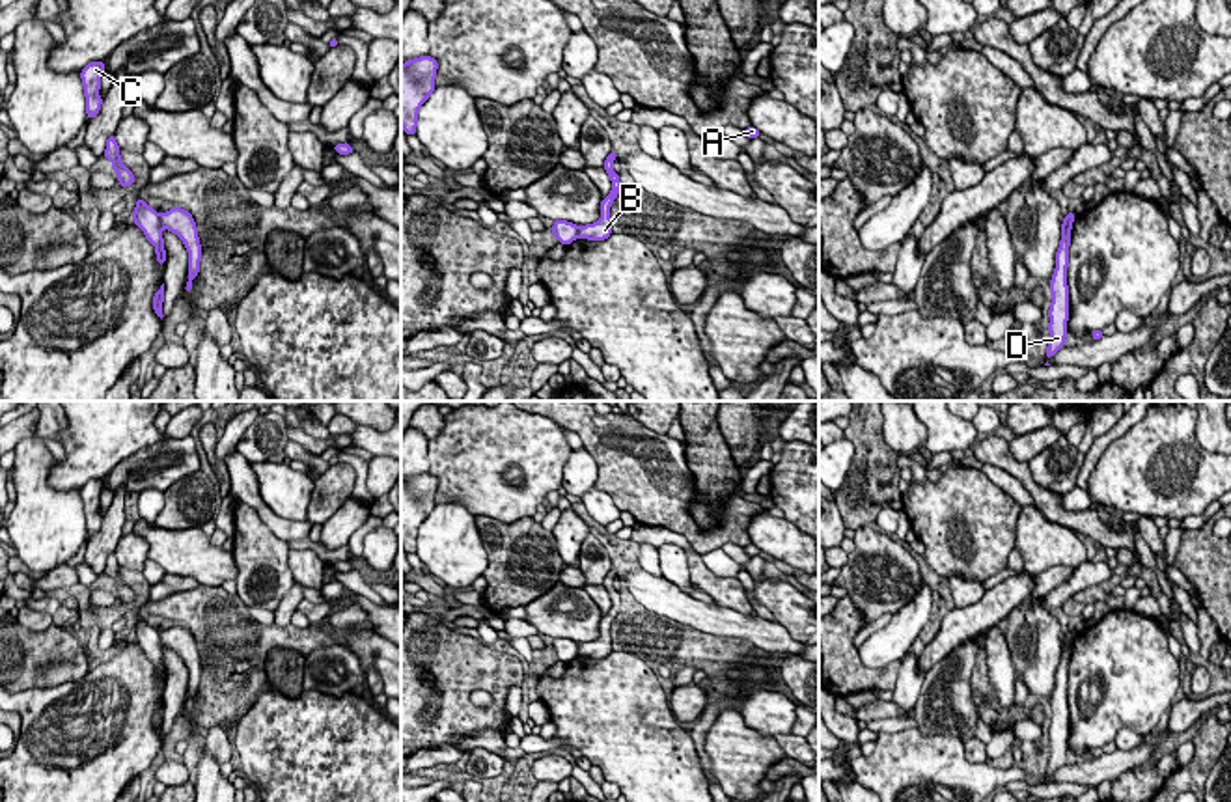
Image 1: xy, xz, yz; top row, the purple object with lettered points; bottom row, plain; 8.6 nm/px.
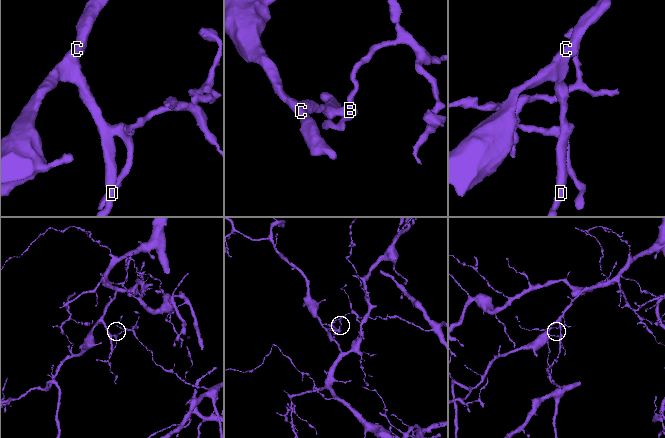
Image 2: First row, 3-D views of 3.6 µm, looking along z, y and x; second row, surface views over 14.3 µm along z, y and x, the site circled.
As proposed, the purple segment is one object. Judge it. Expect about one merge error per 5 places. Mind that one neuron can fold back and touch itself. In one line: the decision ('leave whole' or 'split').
split

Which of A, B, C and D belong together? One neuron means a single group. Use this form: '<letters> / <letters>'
A B / C D

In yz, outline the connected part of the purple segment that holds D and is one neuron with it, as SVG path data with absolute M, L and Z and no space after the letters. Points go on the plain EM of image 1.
M1061 642L1061 658L1056 670L1056 686L1050 698L1052 720L1048 727L1048 750L1050 759L1046 765L1046 778L1052 776L1061 765L1065 765L1067 739L1069 739L1069 703L1067 703L1067 684L1069 684L1069 664L1071 664L1072 642Z

